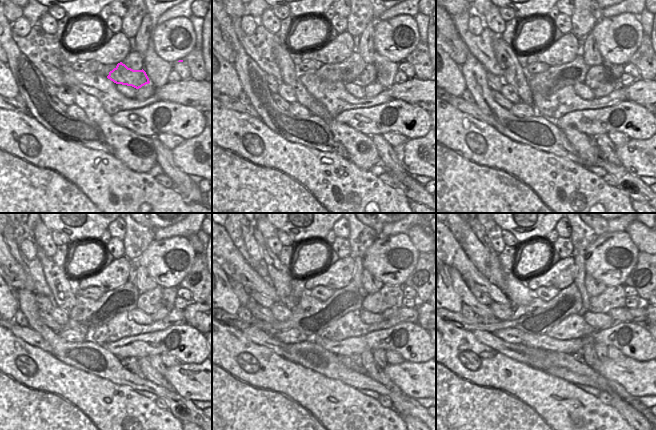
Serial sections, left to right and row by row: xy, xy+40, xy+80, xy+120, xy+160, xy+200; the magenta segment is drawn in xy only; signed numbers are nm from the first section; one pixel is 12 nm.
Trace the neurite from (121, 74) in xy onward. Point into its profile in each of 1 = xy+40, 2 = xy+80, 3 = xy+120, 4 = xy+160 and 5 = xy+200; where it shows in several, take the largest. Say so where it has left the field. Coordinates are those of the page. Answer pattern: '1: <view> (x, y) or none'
1: xy+40 (369, 72)
2: xy+80 (593, 72)
3: xy+120 (151, 295)
4: xy+160 (368, 299)
5: xy+200 (603, 295)

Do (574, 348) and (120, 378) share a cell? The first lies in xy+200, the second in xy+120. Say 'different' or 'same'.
different

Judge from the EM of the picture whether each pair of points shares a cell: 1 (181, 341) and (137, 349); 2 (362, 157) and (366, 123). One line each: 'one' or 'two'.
1: one
2: two

